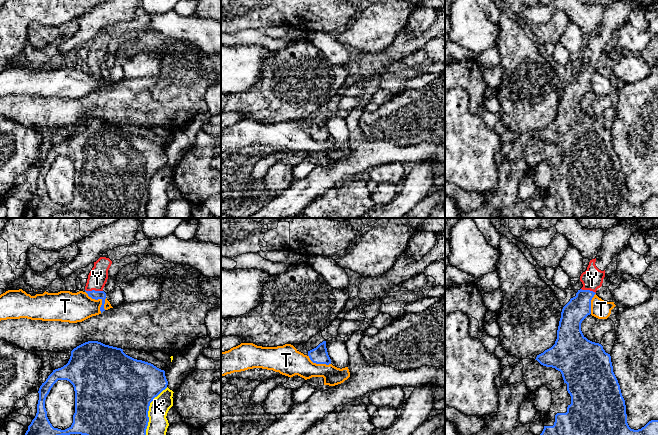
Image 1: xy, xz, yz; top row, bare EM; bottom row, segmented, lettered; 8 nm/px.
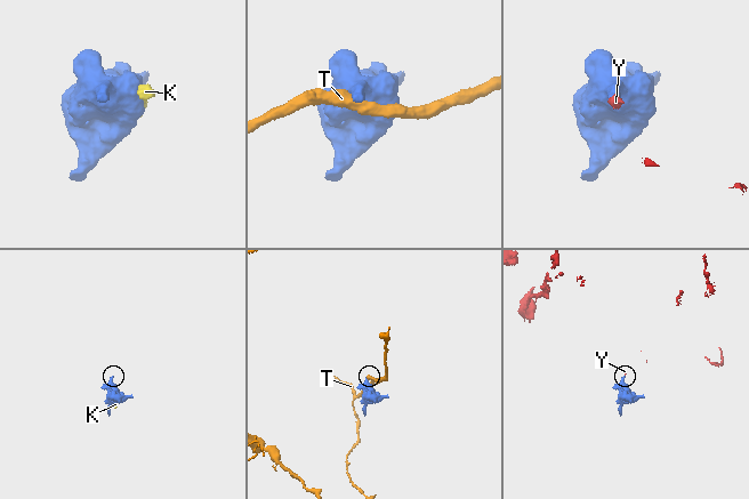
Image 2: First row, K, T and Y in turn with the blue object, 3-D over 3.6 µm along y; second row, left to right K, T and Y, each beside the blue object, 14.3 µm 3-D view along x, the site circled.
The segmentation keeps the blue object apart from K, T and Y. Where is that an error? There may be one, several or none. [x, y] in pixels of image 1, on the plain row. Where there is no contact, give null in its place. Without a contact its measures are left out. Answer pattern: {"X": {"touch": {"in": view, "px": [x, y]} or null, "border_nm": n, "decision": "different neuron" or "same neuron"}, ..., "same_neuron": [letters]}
{"K": {"touch": {"in": "xy", "px": [147, 189]}, "border_nm": 460, "decision": "different neuron"}, "T": {"touch": {"in": "xy", "px": [97, 75]}, "border_nm": 220, "decision": "different neuron"}, "Y": {"touch": {"in": "xy", "px": [94, 66]}, "border_nm": 140, "decision": "same neuron"}, "same_neuron": ["Y"]}

